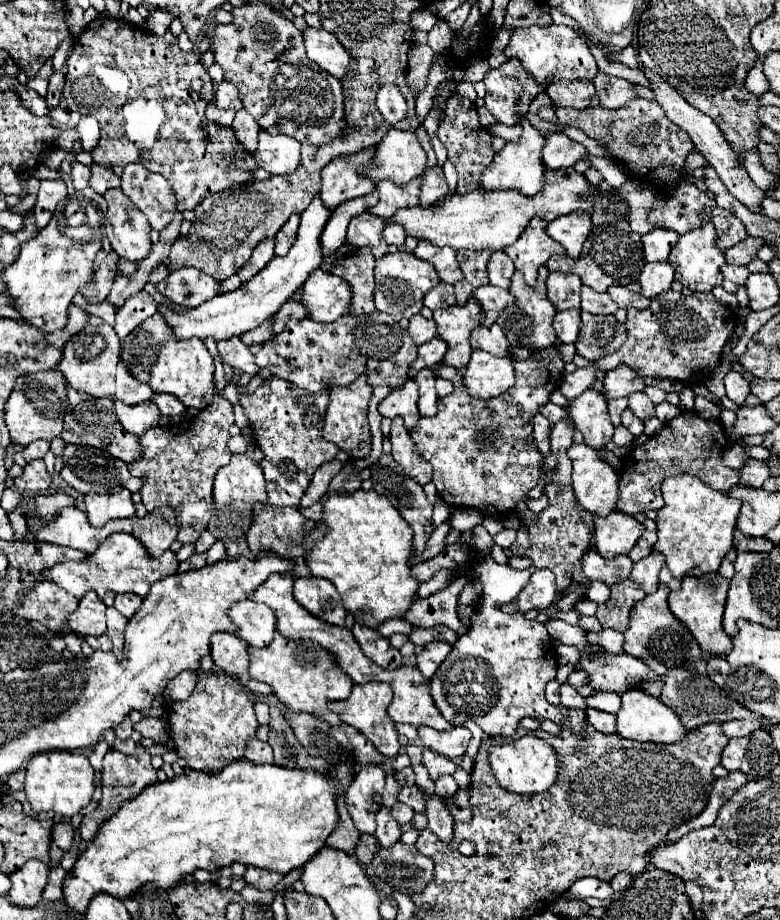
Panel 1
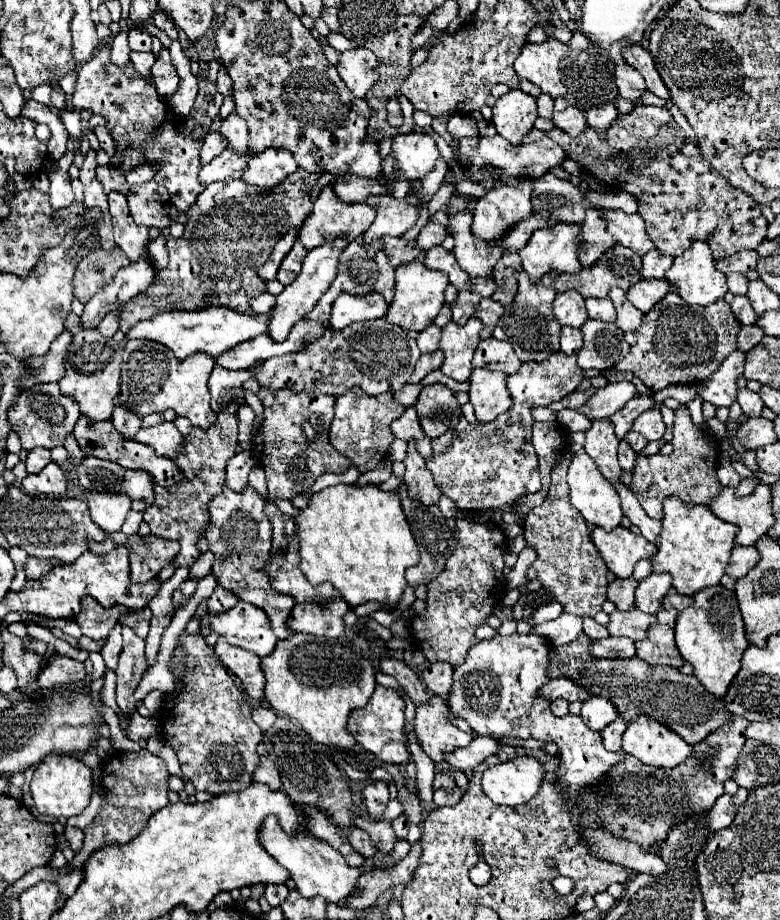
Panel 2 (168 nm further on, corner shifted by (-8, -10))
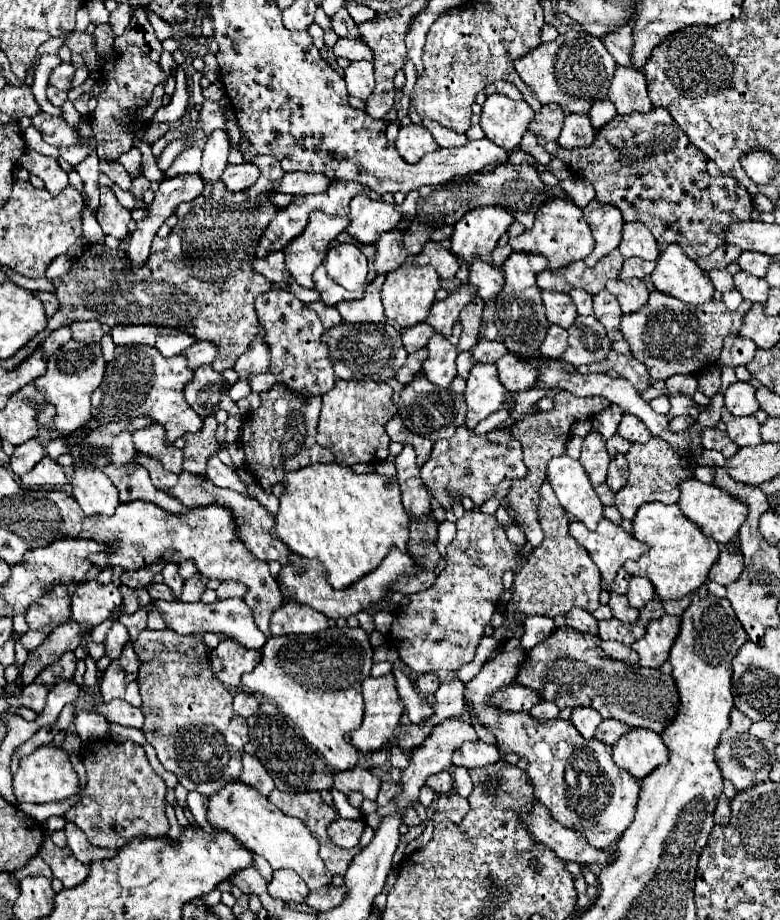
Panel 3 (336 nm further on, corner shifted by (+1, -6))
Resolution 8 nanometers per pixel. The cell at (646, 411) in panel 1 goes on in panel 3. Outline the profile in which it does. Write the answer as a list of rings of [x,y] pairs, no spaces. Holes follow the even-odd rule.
[[[626,414],[618,426],[618,434],[622,438],[626,438],[628,442],[648,442],[650,440],[650,432],[648,428],[642,424],[642,420],[638,420],[632,414]]]

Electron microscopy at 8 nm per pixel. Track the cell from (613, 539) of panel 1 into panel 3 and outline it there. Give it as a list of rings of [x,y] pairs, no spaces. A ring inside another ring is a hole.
[[[606,518],[600,520],[596,530],[588,530],[580,522],[572,522],[568,530],[570,536],[590,554],[606,584],[614,580],[616,572],[626,560],[636,560],[646,552],[644,544],[624,532],[622,526],[616,526]]]

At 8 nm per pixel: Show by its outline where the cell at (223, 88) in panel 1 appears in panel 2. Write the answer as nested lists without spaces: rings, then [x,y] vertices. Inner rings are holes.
[[[231,112],[227,116],[227,120],[223,120],[221,134],[229,140],[229,146],[235,148],[239,154],[243,154],[247,150],[247,138],[249,138],[247,124],[245,124],[245,120],[241,120],[241,116],[237,116],[237,112]]]

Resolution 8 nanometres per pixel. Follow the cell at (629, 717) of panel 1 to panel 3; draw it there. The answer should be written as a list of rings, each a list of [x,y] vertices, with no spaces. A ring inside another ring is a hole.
[[[632,728],[612,746],[612,760],[636,780],[642,780],[656,766],[668,760],[668,748],[658,732],[646,728]]]

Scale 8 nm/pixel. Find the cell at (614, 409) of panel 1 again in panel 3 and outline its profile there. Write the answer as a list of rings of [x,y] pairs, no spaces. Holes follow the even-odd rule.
[[[610,404],[604,412],[600,412],[600,414],[596,414],[596,416],[592,418],[592,428],[594,428],[604,440],[608,440],[608,438],[612,438],[612,436],[616,434],[616,428],[618,428],[620,420],[622,420],[622,410],[620,410],[616,404]]]

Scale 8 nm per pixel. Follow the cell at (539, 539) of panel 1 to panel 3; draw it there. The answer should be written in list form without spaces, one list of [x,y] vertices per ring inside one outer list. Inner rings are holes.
[[[548,482],[540,488],[540,512],[538,520],[544,530],[544,540],[532,554],[524,560],[522,568],[516,574],[514,588],[512,588],[512,602],[522,616],[548,616],[554,618],[558,614],[566,614],[572,606],[580,606],[586,612],[594,612],[600,606],[600,592],[602,580],[596,564],[590,560],[588,552],[568,534],[568,514],[560,508],[552,488]]]

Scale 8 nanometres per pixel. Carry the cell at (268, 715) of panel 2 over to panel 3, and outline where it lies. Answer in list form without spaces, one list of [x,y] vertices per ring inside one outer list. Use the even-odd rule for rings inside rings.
[[[238,692],[234,696],[234,710],[236,710],[236,714],[248,718],[248,716],[252,716],[254,710],[258,710],[258,698],[254,694]]]

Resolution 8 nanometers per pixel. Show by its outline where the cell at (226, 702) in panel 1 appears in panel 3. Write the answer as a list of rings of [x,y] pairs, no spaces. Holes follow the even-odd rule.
[[[142,630],[132,642],[140,660],[140,696],[144,712],[142,732],[156,748],[160,764],[178,776],[188,792],[210,796],[242,772],[248,726],[232,710],[230,690],[214,676],[208,648],[198,636],[180,636],[172,630]]]

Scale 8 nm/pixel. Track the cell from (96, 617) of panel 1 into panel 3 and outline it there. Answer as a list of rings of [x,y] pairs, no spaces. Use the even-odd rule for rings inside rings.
[[[104,568],[94,580],[80,584],[72,594],[72,620],[92,628],[102,624],[122,604],[118,586],[112,584],[112,570]]]

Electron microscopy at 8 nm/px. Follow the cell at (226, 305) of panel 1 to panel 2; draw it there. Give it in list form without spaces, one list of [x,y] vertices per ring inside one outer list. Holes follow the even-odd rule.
[[[213,306],[195,312],[189,310],[161,312],[151,320],[133,326],[133,330],[127,332],[127,338],[145,338],[161,342],[167,348],[171,348],[179,360],[185,360],[193,352],[207,352],[211,356],[221,356],[245,340],[251,340],[259,334],[267,334],[269,316],[273,316],[273,310],[269,314],[241,314],[231,308],[213,308]]]

